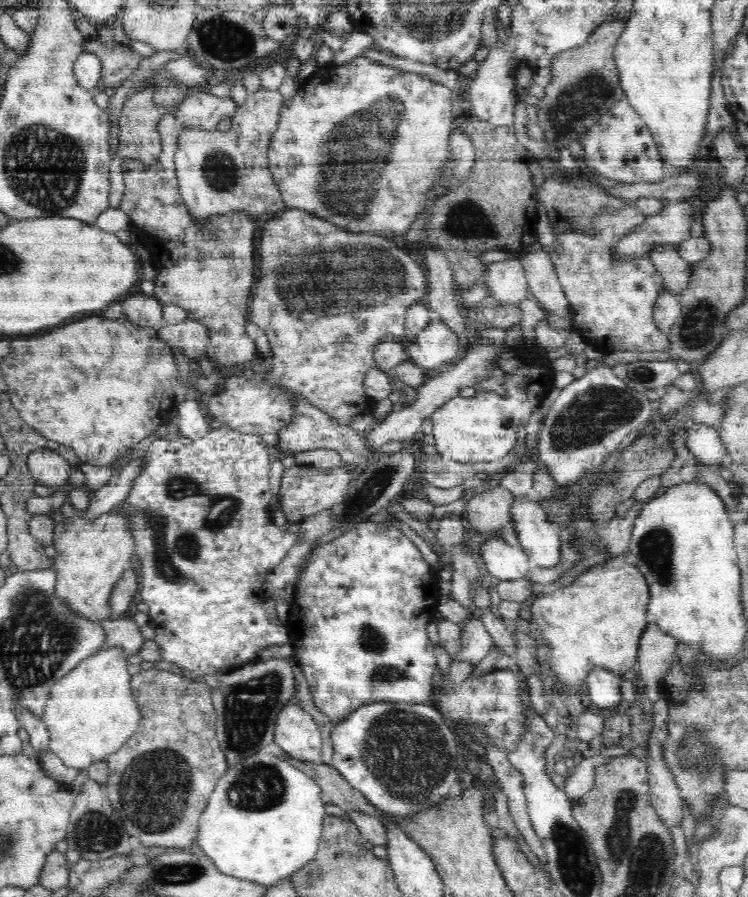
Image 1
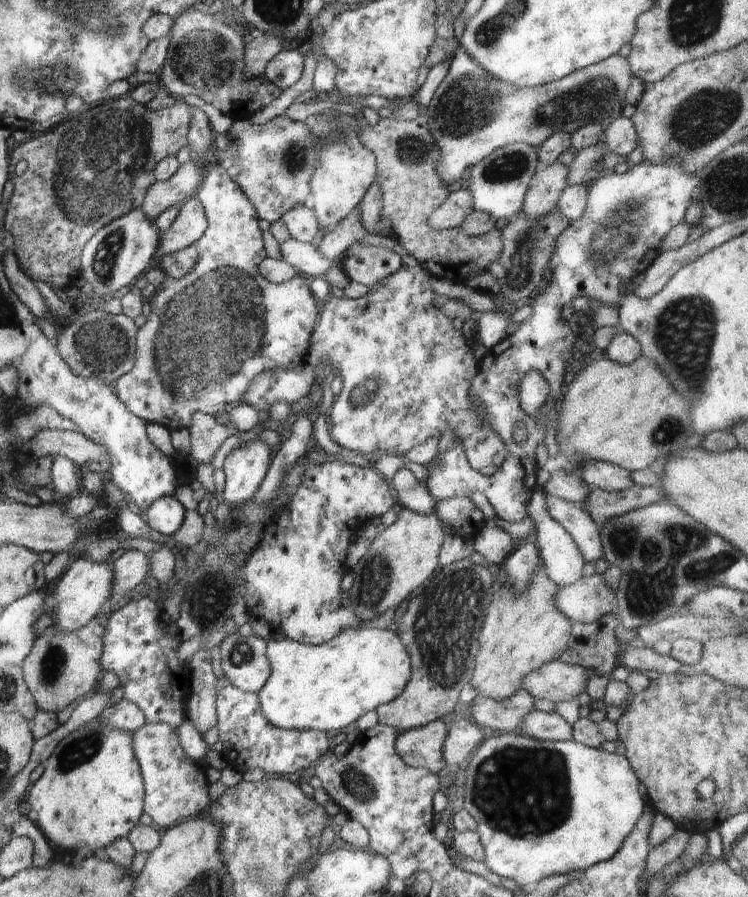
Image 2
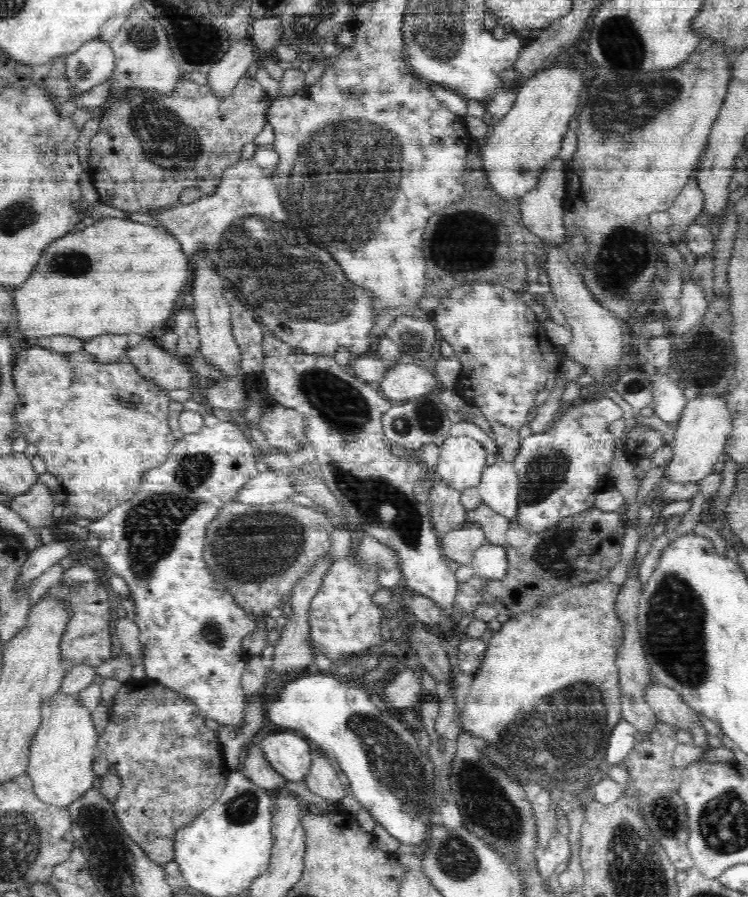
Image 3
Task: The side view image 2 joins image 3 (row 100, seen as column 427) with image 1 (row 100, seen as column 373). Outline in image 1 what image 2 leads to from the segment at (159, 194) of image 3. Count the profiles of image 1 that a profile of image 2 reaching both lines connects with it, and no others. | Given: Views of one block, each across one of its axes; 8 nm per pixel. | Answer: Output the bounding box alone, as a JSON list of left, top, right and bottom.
[117,87,166,167]

